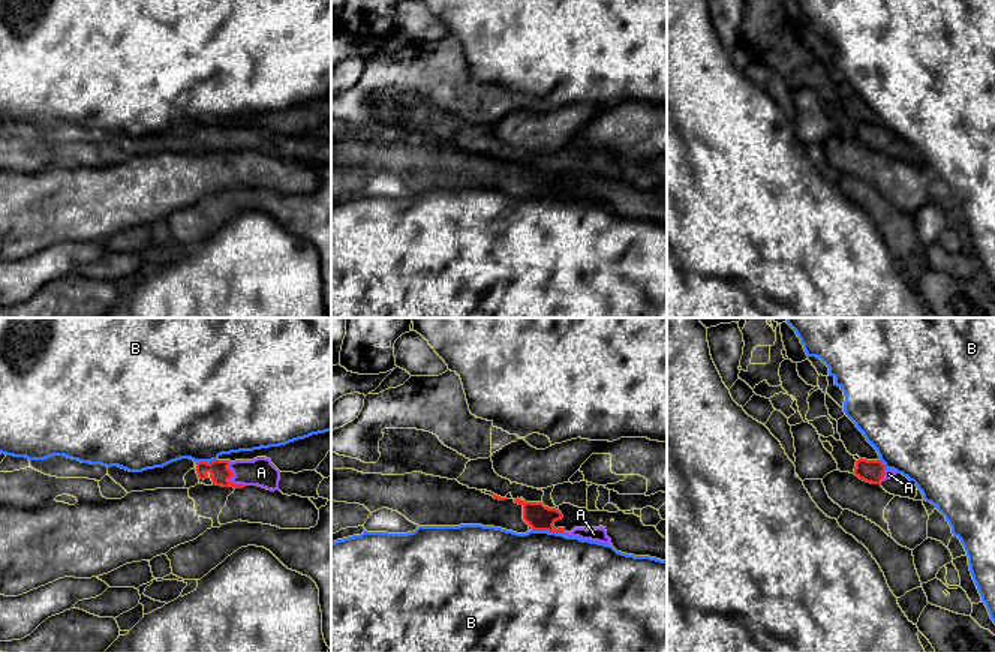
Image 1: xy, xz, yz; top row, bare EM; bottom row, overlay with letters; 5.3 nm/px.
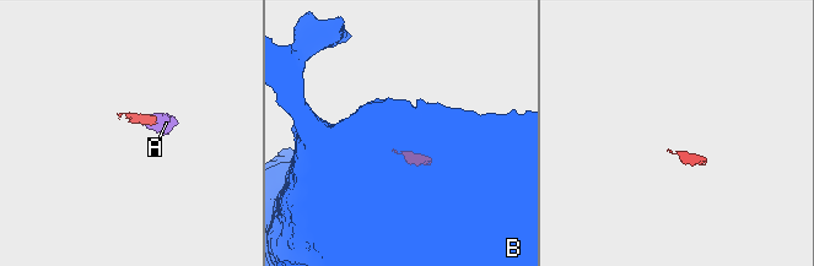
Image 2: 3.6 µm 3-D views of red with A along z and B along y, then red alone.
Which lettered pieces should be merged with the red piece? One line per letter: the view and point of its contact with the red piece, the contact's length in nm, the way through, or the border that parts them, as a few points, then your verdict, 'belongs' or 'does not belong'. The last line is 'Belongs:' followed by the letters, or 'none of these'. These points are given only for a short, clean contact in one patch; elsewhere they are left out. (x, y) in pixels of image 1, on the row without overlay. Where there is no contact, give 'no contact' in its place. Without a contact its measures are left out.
A: meets red in xy at (230, 141); contact 170 nm long; runs through xy (219, 137), (230, 141), (242, 137), (261, 137); belongs
B: meets red in xz at (547, 194); contact 170 nm long; border along xz (532, 194), (562, 198); does not belong
Belongs: A

